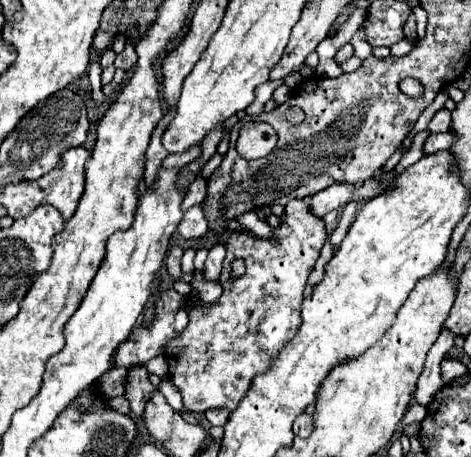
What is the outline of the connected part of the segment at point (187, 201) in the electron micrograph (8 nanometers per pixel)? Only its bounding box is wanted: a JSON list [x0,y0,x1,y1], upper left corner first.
[181,171,207,214]

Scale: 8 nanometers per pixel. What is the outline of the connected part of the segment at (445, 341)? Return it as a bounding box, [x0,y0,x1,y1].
[413,332,455,406]

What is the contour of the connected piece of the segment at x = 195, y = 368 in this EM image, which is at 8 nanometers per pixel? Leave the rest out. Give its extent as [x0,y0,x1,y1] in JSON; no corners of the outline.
[165,200,327,414]

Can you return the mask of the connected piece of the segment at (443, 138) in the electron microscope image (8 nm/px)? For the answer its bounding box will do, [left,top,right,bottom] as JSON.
[423,131,455,155]

